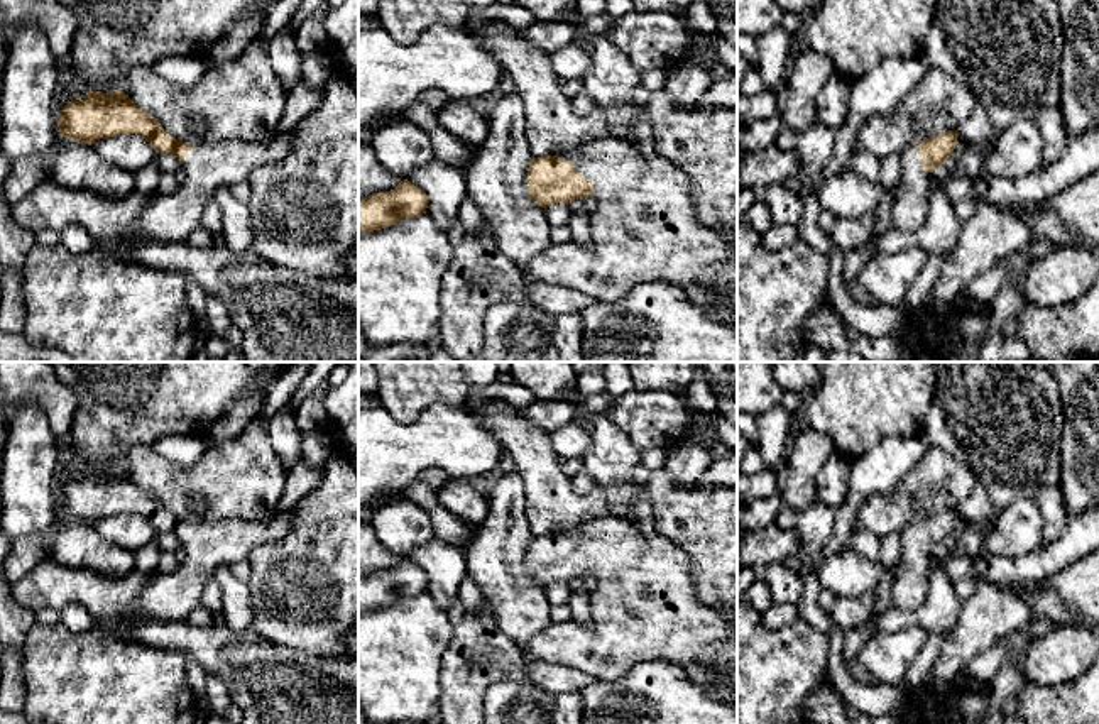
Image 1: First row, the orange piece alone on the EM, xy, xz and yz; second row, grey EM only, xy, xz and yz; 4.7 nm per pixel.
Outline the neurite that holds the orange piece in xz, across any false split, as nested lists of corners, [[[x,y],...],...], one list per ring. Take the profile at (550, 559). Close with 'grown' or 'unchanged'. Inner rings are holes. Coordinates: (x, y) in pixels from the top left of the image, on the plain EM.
[[[604,516],[561,535],[533,536],[526,551],[526,567],[529,577],[544,589],[555,582],[568,584],[573,579],[593,575],[597,585],[588,595],[592,626],[587,628],[573,619],[551,623],[526,644],[519,644],[497,629],[494,609],[487,601],[467,611],[453,626],[453,638],[440,668],[441,724],[484,724],[485,690],[495,682],[522,680],[533,660],[580,670],[597,682],[612,682],[627,675],[636,665],[663,660],[680,666],[693,683],[722,704],[737,707],[737,621],[698,601],[692,558],[678,545],[658,533],[646,536],[622,518]]]; grown

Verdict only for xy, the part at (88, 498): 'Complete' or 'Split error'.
Split error

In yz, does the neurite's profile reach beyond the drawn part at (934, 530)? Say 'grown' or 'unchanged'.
grown

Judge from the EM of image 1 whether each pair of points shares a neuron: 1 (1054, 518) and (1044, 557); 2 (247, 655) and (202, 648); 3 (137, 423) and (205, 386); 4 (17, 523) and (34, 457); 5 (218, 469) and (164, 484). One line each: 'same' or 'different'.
1: different
2: same
3: same
4: same
5: same

